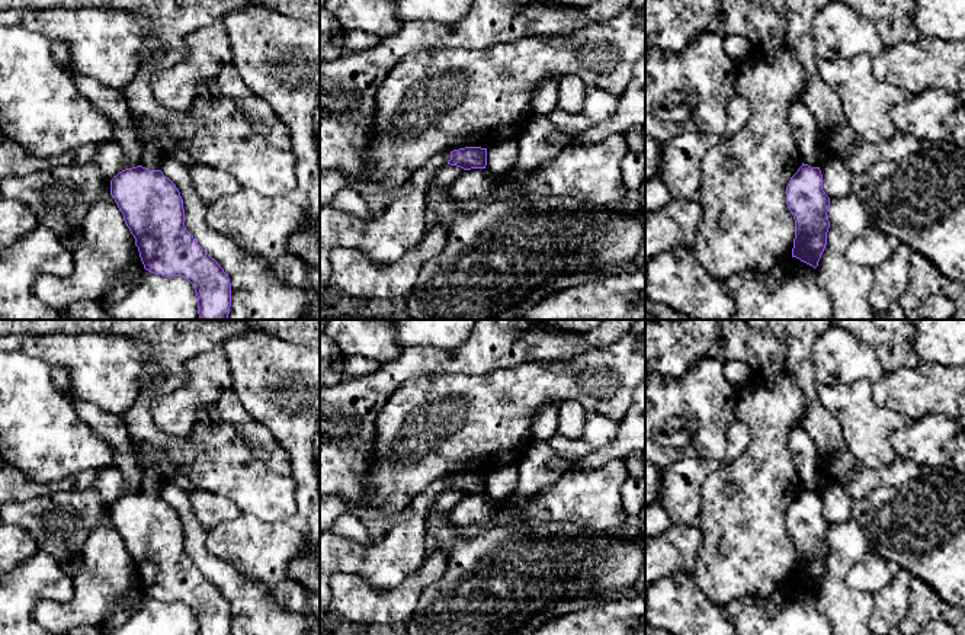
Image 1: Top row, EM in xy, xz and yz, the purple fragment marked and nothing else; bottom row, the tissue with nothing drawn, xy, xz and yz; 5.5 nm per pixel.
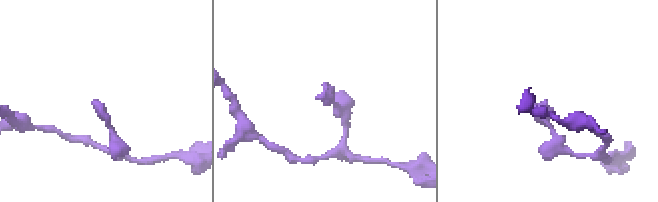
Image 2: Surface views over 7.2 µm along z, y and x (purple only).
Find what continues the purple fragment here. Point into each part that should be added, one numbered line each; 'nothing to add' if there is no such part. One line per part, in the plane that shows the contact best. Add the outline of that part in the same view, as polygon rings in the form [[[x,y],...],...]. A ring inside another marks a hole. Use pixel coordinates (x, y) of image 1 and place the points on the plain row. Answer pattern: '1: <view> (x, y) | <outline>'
nothing to add

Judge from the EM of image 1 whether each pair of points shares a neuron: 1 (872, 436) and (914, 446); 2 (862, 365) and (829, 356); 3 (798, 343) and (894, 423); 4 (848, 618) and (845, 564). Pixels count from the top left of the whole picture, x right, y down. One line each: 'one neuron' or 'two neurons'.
1: two neurons
2: one neuron
3: two neurons
4: one neuron

